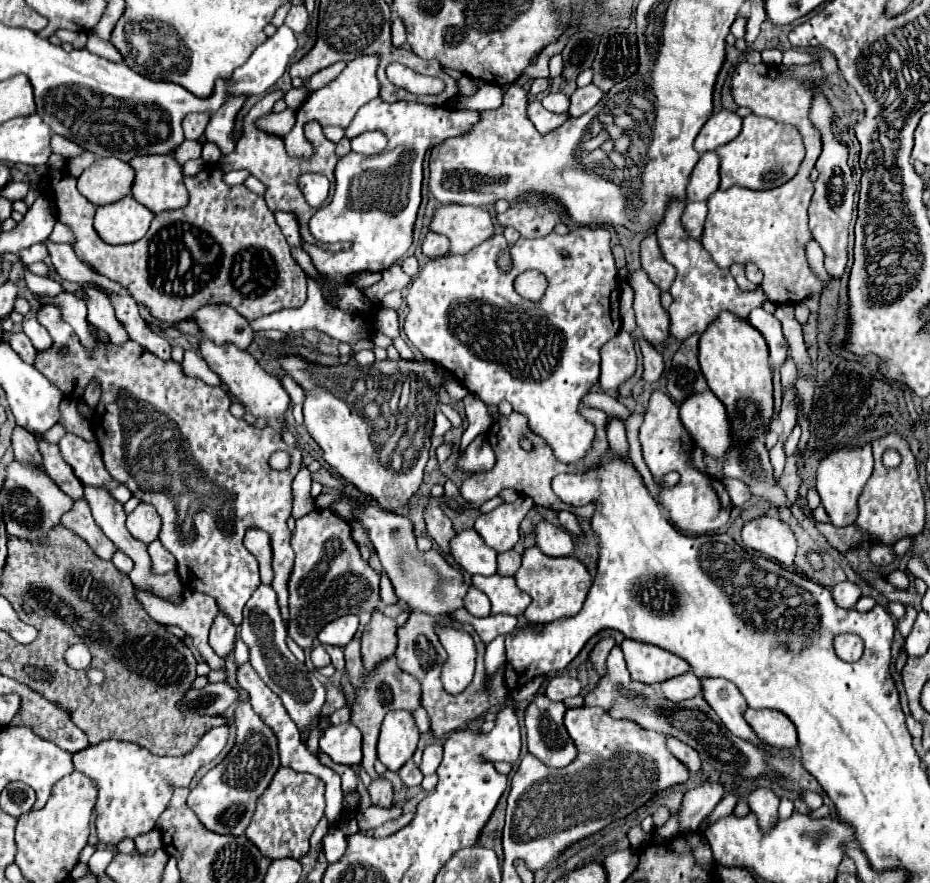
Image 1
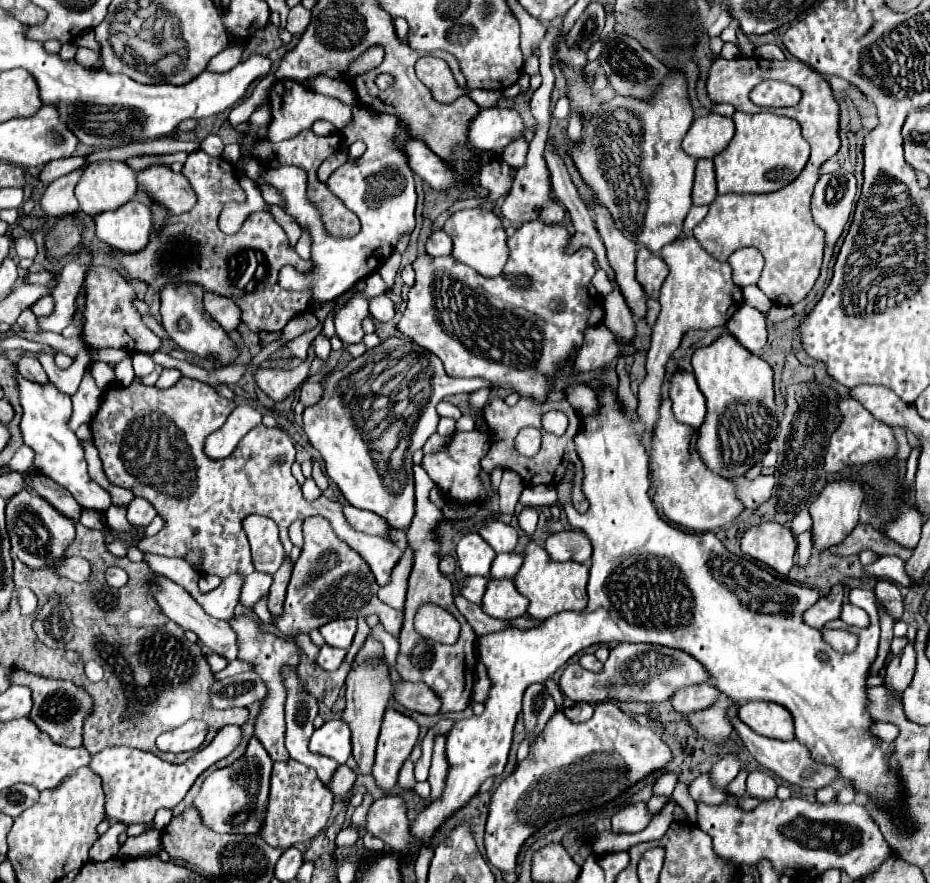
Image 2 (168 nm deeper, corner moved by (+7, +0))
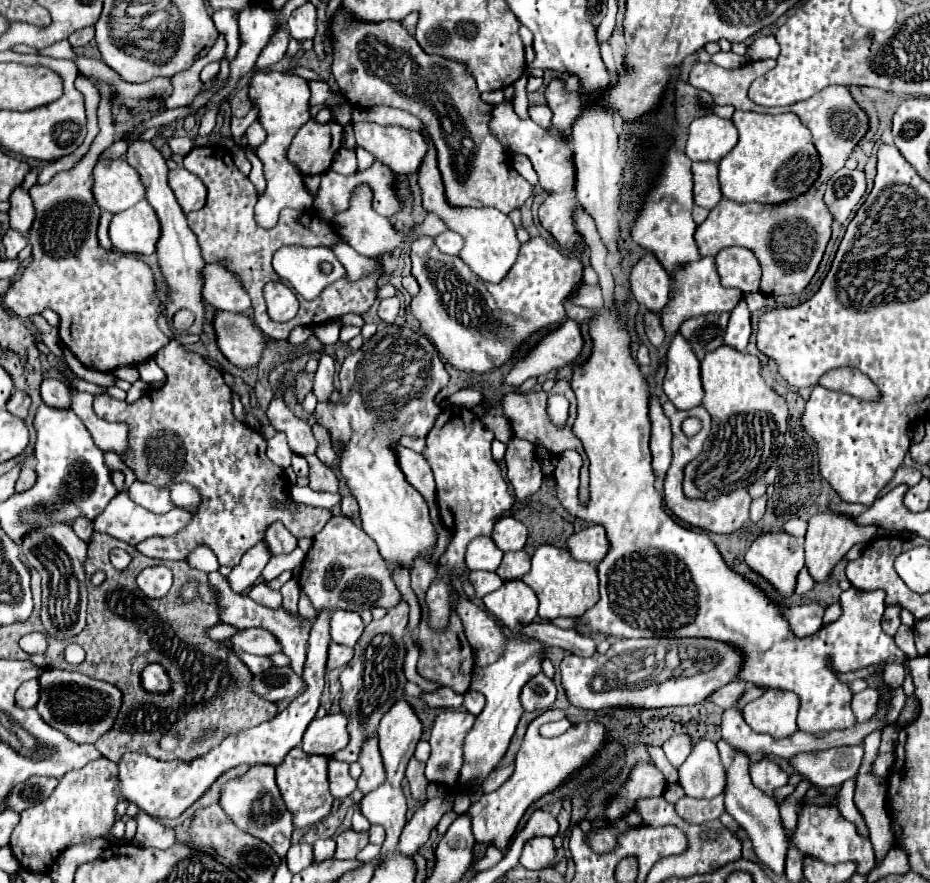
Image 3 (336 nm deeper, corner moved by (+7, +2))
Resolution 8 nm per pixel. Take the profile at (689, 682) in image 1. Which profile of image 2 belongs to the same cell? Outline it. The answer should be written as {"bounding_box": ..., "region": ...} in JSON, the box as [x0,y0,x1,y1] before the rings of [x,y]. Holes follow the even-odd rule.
{"bounding_box":[670,684,720,712],"region":[[[698,684],[698,686],[688,686],[678,690],[670,702],[678,712],[700,712],[704,708],[710,708],[716,698],[720,696],[720,692],[716,692],[716,688],[712,688],[712,684]]]}

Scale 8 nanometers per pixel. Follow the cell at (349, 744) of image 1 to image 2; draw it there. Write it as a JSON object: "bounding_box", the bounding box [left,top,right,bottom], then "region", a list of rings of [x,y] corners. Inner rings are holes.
{"bounding_box":[310,720,352,764],"region":[[[344,720],[324,722],[324,726],[314,730],[310,738],[310,752],[334,758],[338,764],[344,764],[352,756],[348,724],[344,724]]]}

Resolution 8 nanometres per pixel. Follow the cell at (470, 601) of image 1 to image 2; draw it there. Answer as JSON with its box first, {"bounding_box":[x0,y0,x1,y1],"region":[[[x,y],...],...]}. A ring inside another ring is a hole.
{"bounding_box":[462,576,490,604],"region":[[[468,576],[464,582],[464,588],[462,588],[462,596],[474,604],[480,604],[488,582],[490,582],[488,576],[486,578],[484,576]]]}

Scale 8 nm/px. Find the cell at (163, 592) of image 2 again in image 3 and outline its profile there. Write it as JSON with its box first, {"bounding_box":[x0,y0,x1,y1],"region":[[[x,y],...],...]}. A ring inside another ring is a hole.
{"bounding_box":[226,628,280,656],"region":[[[264,628],[238,630],[226,640],[226,644],[232,650],[244,650],[256,656],[270,656],[274,652],[280,652],[280,646],[276,646],[276,638],[272,638],[272,634],[268,634],[268,630]]]}

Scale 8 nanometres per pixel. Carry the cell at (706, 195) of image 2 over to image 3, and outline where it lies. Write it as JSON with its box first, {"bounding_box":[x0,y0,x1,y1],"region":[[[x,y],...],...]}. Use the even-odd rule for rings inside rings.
{"bounding_box":[692,162,722,210],"region":[[[694,162],[692,174],[694,174],[694,202],[702,208],[712,210],[722,198],[720,186],[718,186],[718,164]]]}

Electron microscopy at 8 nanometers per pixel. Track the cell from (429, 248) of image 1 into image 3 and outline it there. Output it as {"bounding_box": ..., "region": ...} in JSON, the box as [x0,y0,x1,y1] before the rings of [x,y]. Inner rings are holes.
{"bounding_box":[434,230,462,254],"region":[[[446,230],[446,232],[442,232],[442,234],[438,234],[436,238],[434,238],[434,244],[438,246],[438,250],[440,252],[444,252],[444,254],[458,254],[460,252],[460,248],[462,248],[462,238],[456,234],[456,232],[452,232],[452,230]]]}

